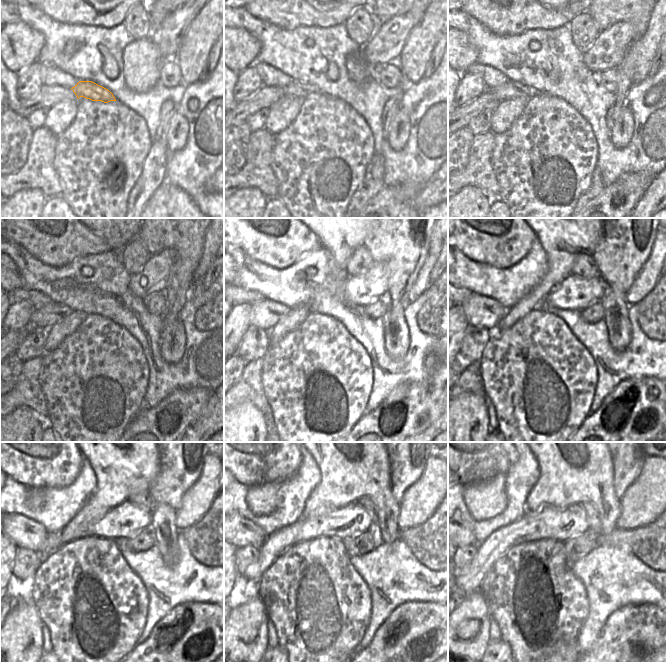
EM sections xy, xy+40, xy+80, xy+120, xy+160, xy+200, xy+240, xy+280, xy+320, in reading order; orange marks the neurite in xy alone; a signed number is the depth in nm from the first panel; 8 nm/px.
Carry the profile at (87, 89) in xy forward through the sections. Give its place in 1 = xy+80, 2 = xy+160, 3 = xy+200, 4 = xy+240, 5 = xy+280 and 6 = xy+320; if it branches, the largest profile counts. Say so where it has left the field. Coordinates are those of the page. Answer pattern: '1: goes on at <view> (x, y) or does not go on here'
1: goes on at xy+80 (511, 89)
2: goes on at xy+160 (265, 314)
3: goes on at xy+200 (480, 311)
4: goes on at xy+240 (24, 532)
5: goes on at xy+280 (244, 533)
6: goes on at xy+320 (468, 538)

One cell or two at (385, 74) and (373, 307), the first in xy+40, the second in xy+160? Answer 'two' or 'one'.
one

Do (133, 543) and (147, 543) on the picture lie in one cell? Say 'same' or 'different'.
same

